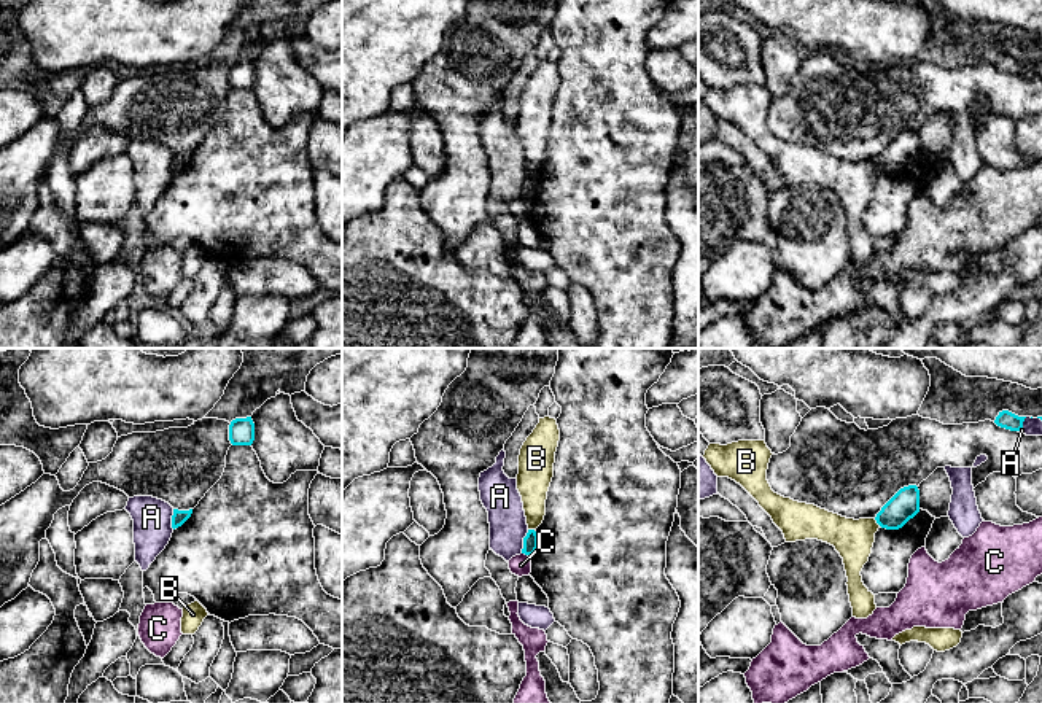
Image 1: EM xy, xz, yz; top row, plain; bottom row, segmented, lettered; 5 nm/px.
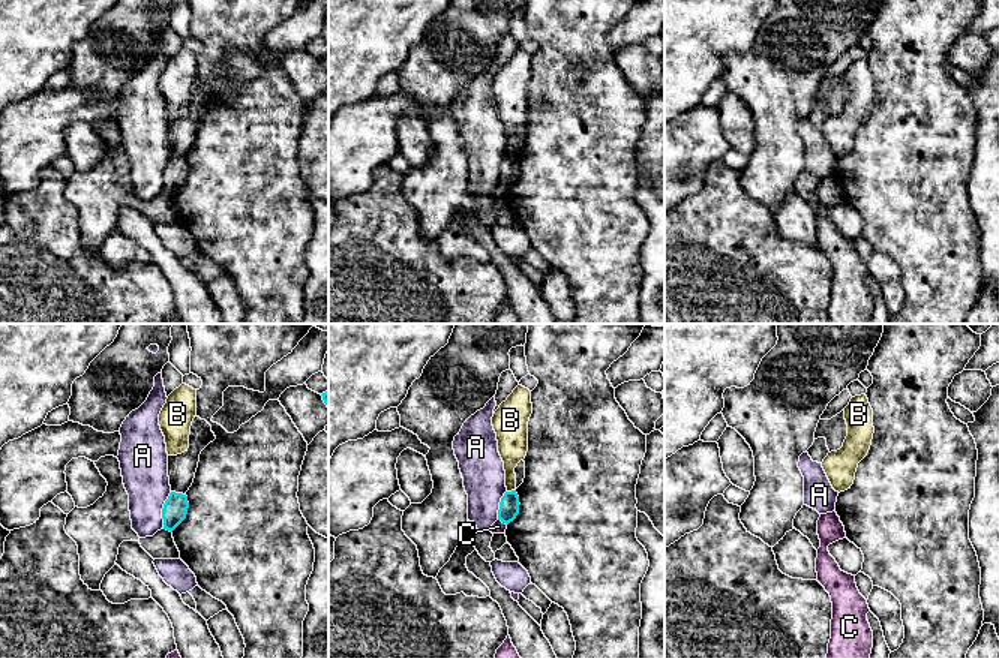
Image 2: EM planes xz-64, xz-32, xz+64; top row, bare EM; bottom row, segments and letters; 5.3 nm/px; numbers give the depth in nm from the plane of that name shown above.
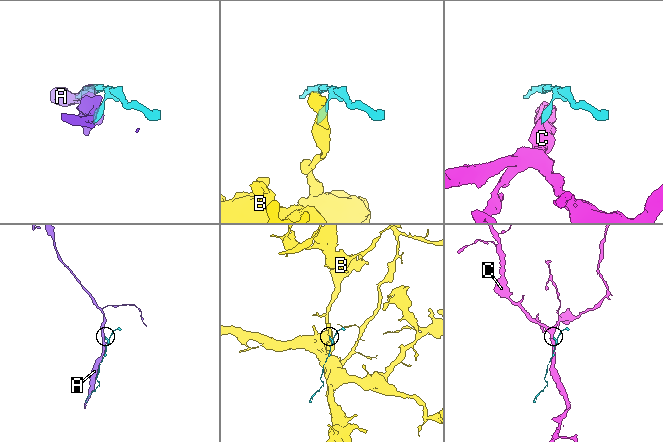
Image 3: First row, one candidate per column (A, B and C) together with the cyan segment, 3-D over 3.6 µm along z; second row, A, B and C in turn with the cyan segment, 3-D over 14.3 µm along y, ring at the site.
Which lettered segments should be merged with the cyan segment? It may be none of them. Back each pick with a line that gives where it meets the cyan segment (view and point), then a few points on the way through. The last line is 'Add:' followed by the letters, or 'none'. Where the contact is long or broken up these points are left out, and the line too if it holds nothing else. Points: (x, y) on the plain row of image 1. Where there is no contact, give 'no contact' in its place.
Add: none

